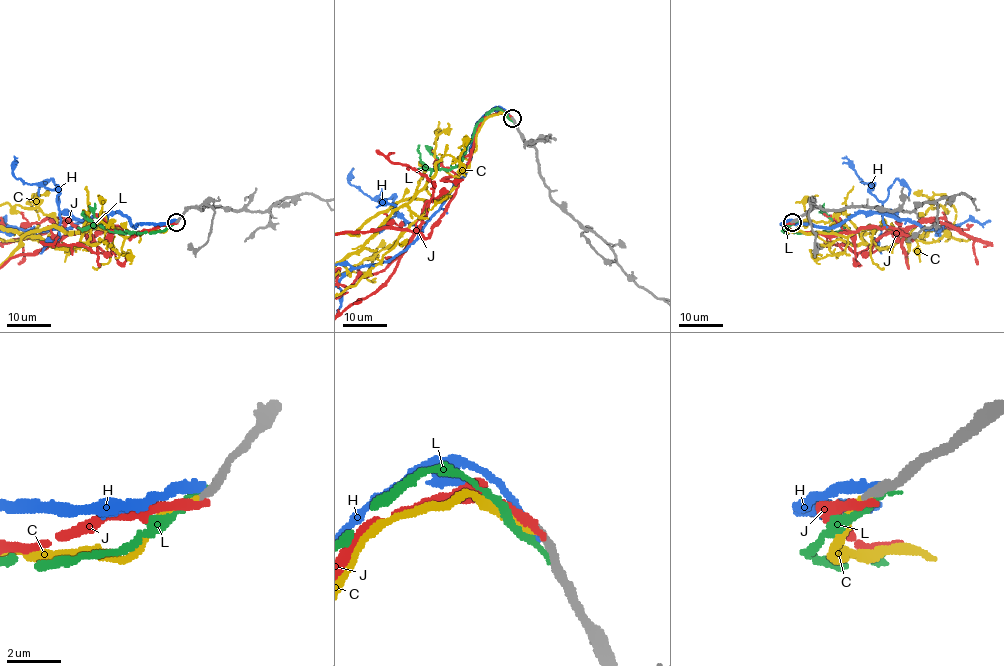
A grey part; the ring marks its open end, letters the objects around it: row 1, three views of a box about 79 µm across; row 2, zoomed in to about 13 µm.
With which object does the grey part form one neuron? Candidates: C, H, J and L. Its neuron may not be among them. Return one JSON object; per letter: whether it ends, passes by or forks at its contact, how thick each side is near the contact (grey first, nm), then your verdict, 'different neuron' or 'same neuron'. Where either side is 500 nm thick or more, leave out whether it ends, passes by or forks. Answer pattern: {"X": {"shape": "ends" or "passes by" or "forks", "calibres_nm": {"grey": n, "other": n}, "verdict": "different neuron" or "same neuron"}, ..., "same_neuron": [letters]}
{"C": {"shape": "ends", "calibres_nm": {"grey": 300, "other": 280}, "verdict": "same neuron"}, "H": {"shape": "ends", "calibres_nm": {"grey": 340, "other": 300}, "verdict": "different neuron"}, "J": {"shape": "ends", "calibres_nm": {"grey": 300, "other": 320}, "verdict": "different neuron"}, "L": {"shape": "ends", "calibres_nm": {"grey": 420, "other": 280}, "verdict": "different neuron"}, "same_neuron": ["C"]}

